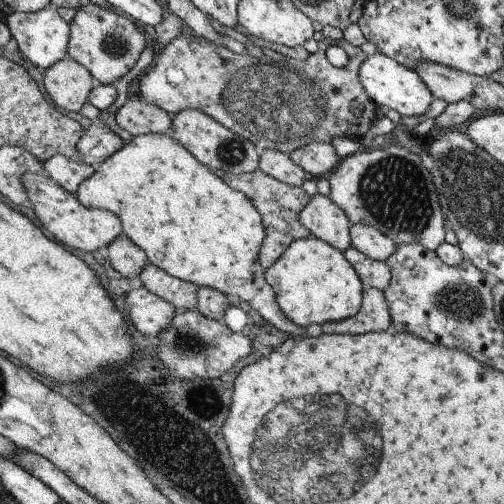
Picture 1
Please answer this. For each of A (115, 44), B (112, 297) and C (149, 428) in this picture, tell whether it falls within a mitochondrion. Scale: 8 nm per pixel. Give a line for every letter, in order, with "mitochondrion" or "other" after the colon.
A: mitochondrion
B: other
C: mitochondrion

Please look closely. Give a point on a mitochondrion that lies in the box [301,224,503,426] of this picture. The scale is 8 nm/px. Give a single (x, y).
(460, 302)

